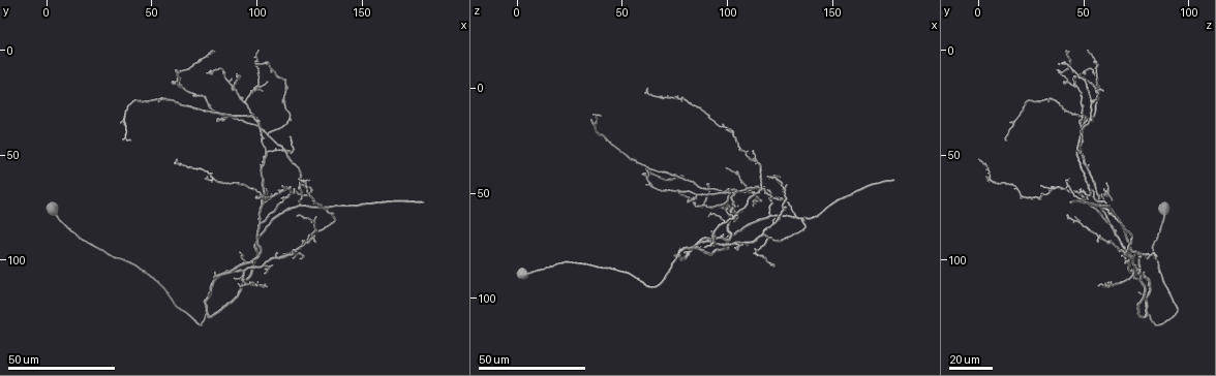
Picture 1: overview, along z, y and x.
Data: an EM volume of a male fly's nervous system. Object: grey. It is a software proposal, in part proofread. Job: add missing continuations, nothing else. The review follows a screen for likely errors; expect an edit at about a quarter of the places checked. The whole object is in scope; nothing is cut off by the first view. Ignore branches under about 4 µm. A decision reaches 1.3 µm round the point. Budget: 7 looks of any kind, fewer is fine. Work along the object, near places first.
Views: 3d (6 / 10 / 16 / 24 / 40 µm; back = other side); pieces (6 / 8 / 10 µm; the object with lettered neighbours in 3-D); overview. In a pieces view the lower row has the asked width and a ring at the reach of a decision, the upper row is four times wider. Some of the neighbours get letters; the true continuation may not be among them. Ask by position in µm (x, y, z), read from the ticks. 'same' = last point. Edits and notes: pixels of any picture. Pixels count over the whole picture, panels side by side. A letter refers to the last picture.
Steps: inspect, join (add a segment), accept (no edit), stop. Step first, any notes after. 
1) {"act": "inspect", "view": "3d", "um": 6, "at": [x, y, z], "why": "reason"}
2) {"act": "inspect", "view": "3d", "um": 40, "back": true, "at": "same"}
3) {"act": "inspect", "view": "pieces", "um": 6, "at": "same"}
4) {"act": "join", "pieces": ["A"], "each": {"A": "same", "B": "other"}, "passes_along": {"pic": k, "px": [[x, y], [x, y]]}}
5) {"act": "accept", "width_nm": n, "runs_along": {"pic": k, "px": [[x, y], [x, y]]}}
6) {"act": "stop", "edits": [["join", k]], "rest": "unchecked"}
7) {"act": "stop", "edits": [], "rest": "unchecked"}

{"act": "inspect", "view": "3d", "um": 24, "at": [112, 65, 29], "why": "thin end"}

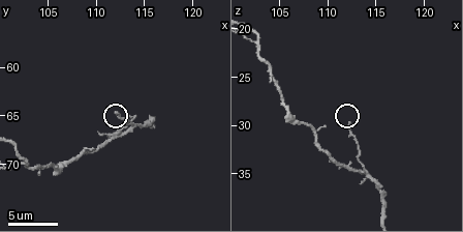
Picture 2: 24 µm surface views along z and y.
{"act": "inspect", "view": "pieces", "um": 6, "at": [112.2, 64.6, 29.8], "why": "what lies round it"}

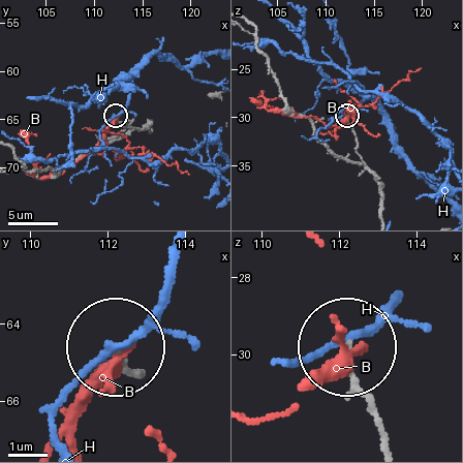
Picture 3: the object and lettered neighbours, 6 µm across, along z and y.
{"act": "accept", "each": {"B": "other", "H": "other"}, "runs_along": {"pic": 3, "px": [[386, 436], [349, 351]]}, "found": "no lettered segment goes on from it"}

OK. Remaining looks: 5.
{"act": "inspect", "view": "3d", "um": 24, "at": [99, 6, 37]}

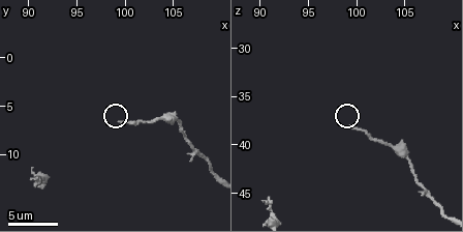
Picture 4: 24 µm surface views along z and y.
{"act": "inspect", "view": "pieces", "um": 10, "at": [99.4, 6.4, 38.0]}

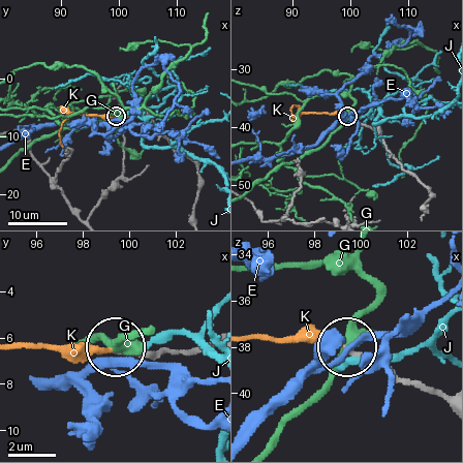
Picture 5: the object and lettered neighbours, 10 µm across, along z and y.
{"act": "join", "pieces": ["K"], "each": {"E": "other", "G": "other", "J": "other", "K": "same"}, "passes_along": {"pic": 5, "px": [[174, 352], [22, 347]]}, "found": "it goes on there"}

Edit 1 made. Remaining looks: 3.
{"act": "inspect", "view": "overview"}

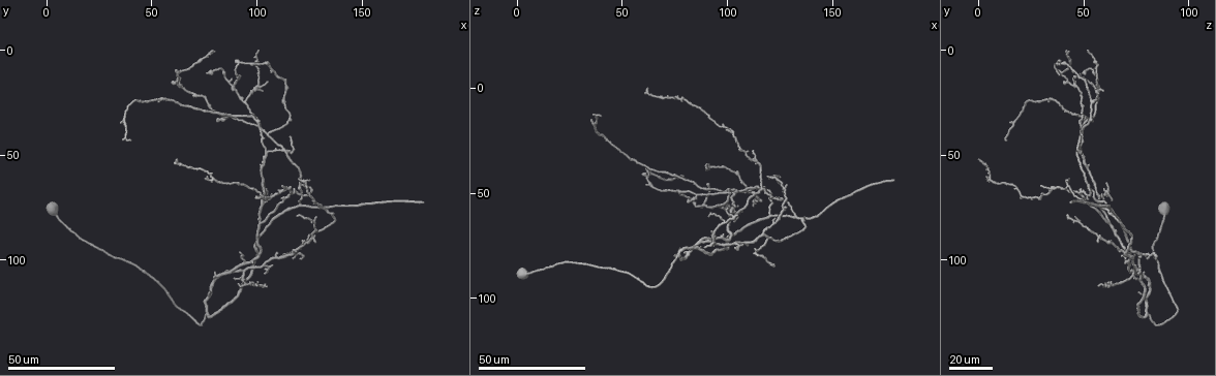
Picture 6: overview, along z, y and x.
{"act": "inspect", "view": "3d", "um": 40, "at": [78, 1, 42], "why": "free end"}

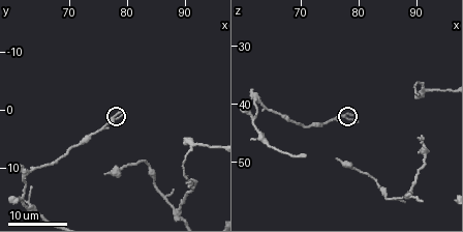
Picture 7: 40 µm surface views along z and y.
{"act": "inspect", "view": "pieces", "um": 8, "at": [79.0, 0.5, 42.0]}

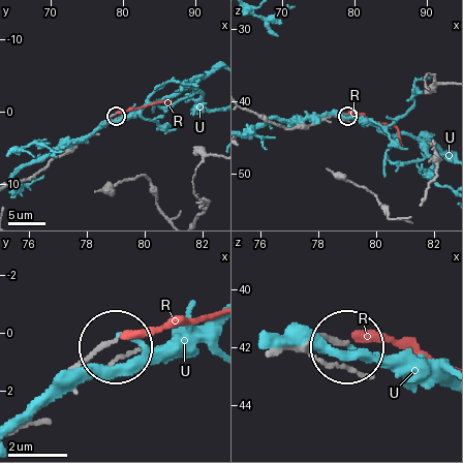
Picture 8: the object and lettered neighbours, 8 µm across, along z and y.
{"act": "accept", "width_nm": 150, "each": {"R": "other", "U": "other"}, "runs_along": {"pic": 8, "px": [[17, 181], [32, 177], [69, 152], [115, 114]]}, "found": "none of them fits"}

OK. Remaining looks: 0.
{"act": "stop", "edits": [["join", 5]], "rest": "unchecked"}

